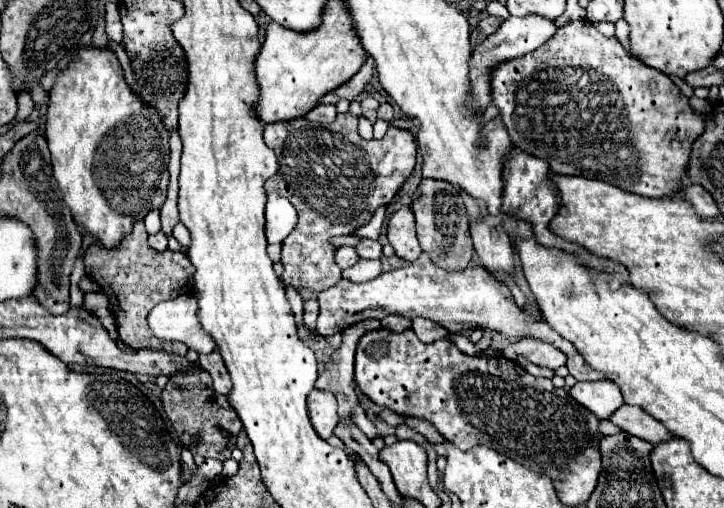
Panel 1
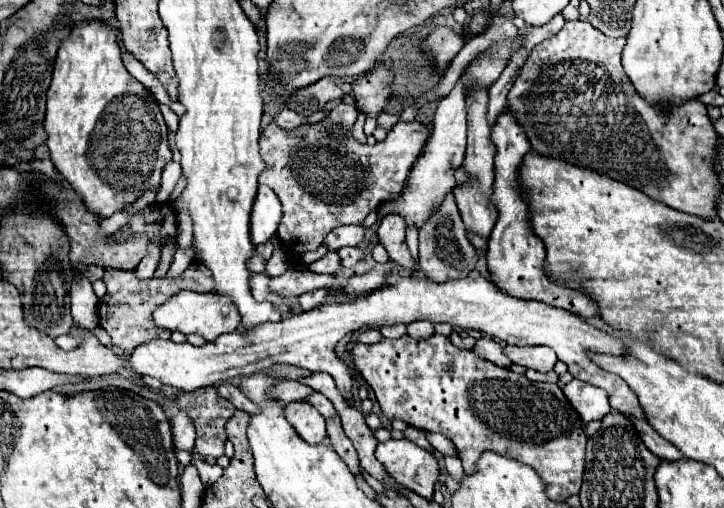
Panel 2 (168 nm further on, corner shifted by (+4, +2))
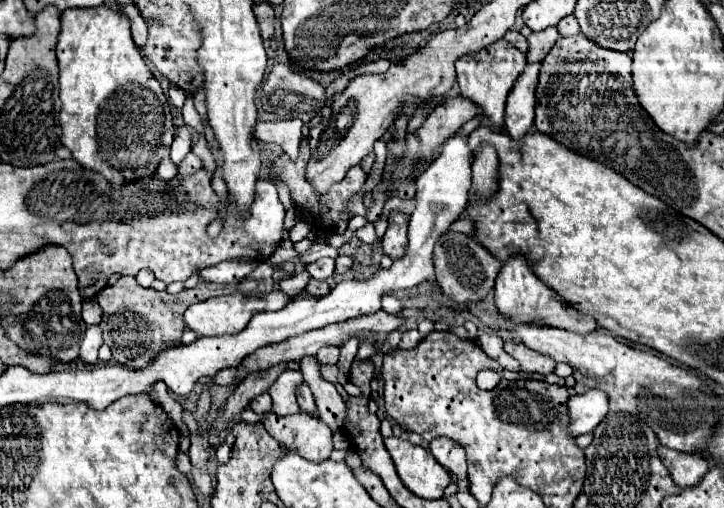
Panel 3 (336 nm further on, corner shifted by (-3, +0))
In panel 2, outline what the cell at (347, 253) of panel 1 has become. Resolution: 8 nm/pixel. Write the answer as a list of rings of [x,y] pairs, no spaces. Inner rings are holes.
[[[335,251],[327,253],[325,257],[321,257],[319,261],[309,265],[309,271],[313,271],[313,273],[329,273],[329,275],[333,275],[339,269],[341,269],[341,263],[339,263],[339,255]]]

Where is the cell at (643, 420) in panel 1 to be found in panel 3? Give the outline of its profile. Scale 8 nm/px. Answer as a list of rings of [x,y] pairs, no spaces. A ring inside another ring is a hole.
[[[666,445],[658,447],[658,455],[666,469],[670,471],[672,479],[680,487],[692,487],[700,481],[702,473],[708,471],[708,463],[702,455],[696,453],[682,453],[676,449],[668,449]]]

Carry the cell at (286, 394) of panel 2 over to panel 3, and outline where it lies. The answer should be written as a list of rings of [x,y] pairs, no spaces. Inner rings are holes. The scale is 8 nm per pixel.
[[[268,393],[258,395],[258,397],[250,403],[250,409],[252,409],[254,413],[266,413],[266,411],[270,411],[270,409],[272,409],[272,399],[270,399],[270,395],[268,395]]]

